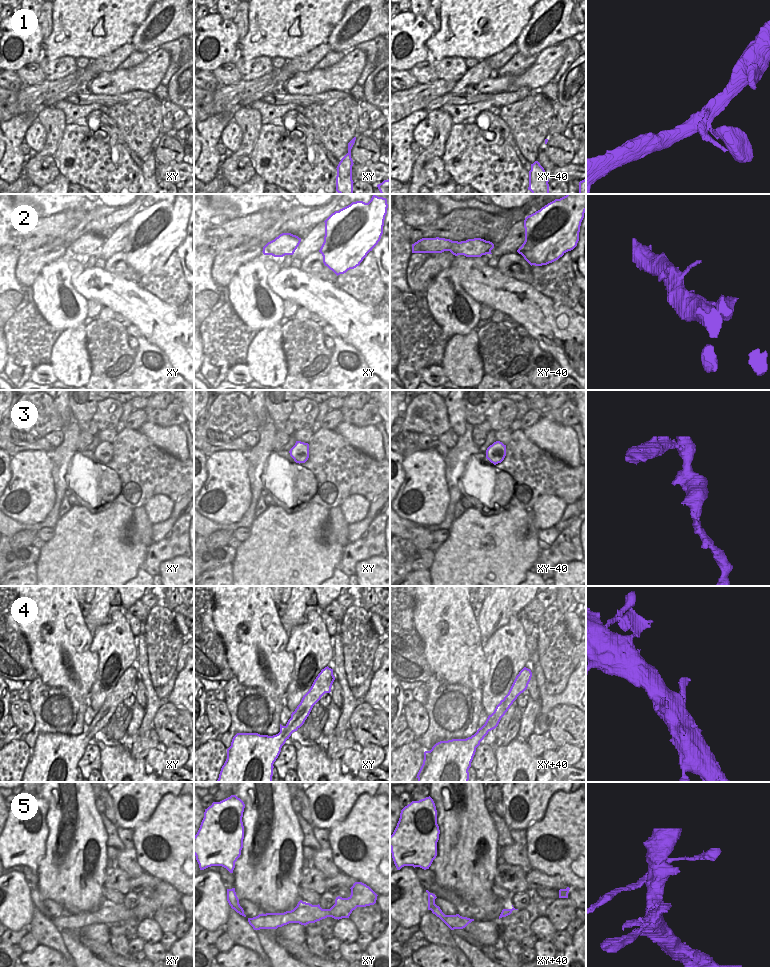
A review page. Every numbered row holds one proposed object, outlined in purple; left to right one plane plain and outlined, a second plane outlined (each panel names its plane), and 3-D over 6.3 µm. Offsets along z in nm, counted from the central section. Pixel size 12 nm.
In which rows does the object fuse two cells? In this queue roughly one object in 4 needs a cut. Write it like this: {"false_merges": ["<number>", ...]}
{"false_merges": ["5"]}

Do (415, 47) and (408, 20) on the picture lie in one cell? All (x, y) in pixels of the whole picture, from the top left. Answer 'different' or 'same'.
same

